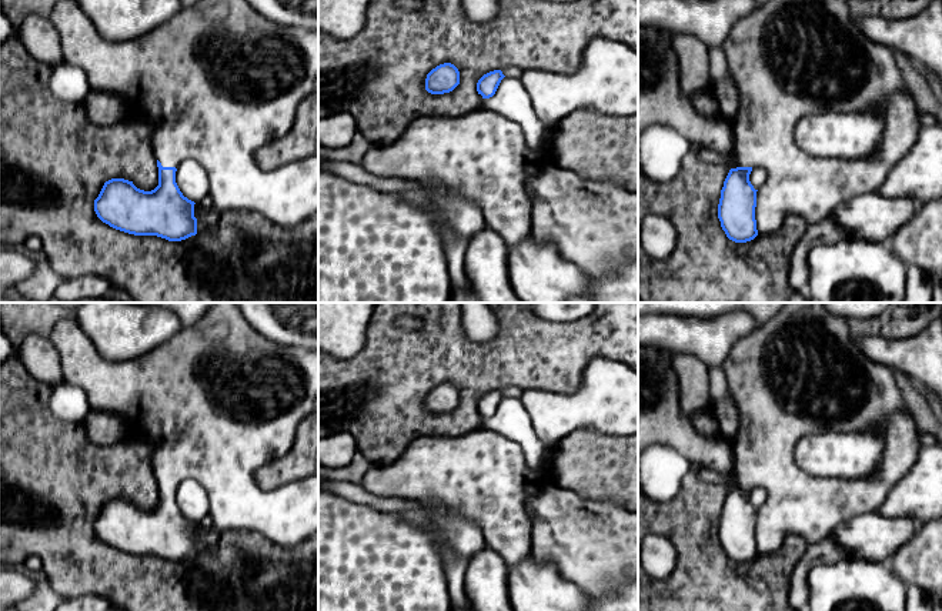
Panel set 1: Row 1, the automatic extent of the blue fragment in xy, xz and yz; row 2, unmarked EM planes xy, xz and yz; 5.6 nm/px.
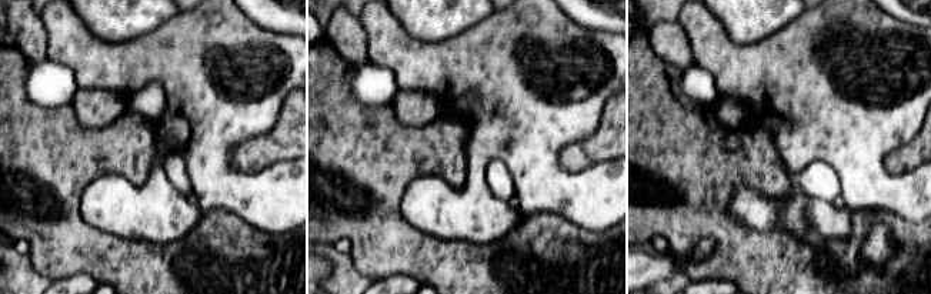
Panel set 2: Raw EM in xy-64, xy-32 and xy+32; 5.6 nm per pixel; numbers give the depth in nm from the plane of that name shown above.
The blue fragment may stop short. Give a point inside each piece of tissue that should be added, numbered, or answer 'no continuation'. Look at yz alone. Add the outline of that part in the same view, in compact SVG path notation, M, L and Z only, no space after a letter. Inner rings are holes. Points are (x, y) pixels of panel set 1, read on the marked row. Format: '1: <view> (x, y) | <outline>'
1: yz (789, 59) | M768 0L734 26L722 49L728 73L739 91L739 108L731 121L738 167L766 170L766 181L756 191L755 220L759 236L776 233L788 216L801 216L808 226L819 223L841 203L878 191L919 136L919 108L901 76L893 51L862 33L851 16L846 0ZM866 110L881 114L885 120L881 141L866 158L816 158L795 143L794 131L802 117Z

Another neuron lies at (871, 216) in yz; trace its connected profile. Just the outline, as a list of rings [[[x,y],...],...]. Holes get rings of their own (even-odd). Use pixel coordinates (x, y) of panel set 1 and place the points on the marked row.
[[[878,191],[852,197],[841,203],[831,213],[831,218],[844,230],[851,233],[851,238],[865,238],[869,241],[891,240],[896,230],[915,217],[923,203],[911,198],[895,198],[881,196]]]

